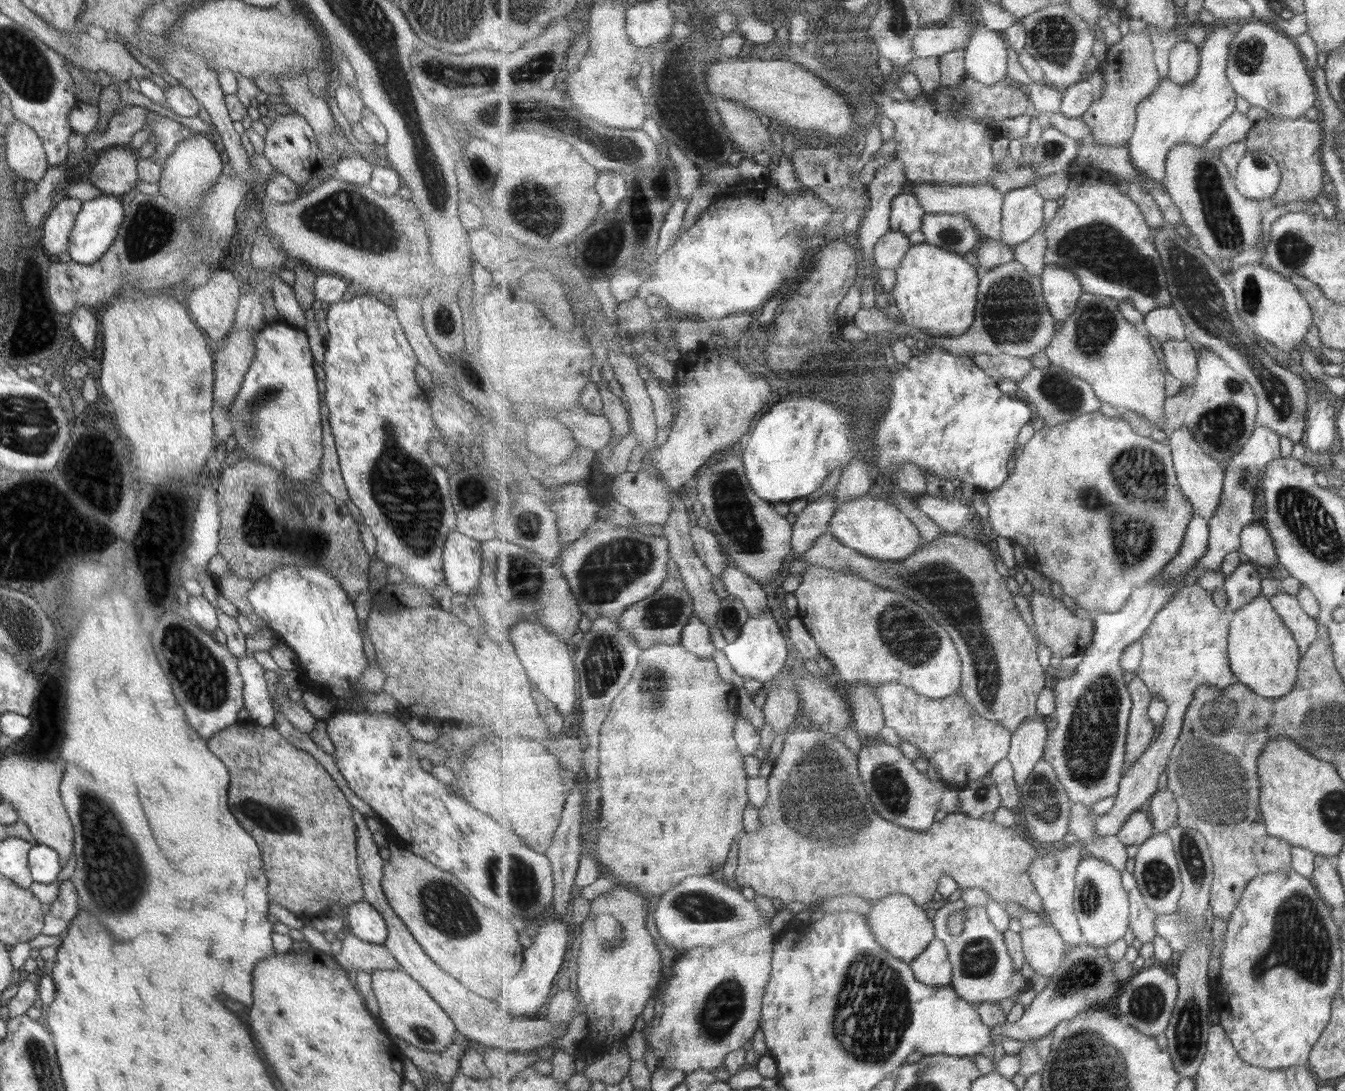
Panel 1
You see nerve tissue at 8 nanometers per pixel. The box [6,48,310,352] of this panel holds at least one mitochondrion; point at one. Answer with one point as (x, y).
(152, 228)

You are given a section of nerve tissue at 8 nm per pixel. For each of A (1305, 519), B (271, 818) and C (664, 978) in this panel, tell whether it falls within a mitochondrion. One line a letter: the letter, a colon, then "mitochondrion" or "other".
A: mitochondrion
B: mitochondrion
C: other

